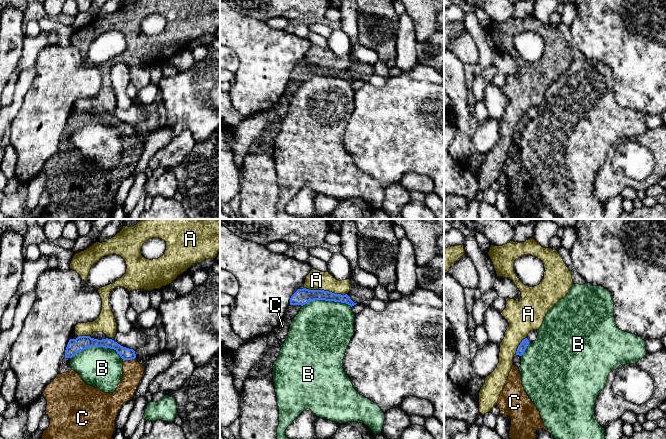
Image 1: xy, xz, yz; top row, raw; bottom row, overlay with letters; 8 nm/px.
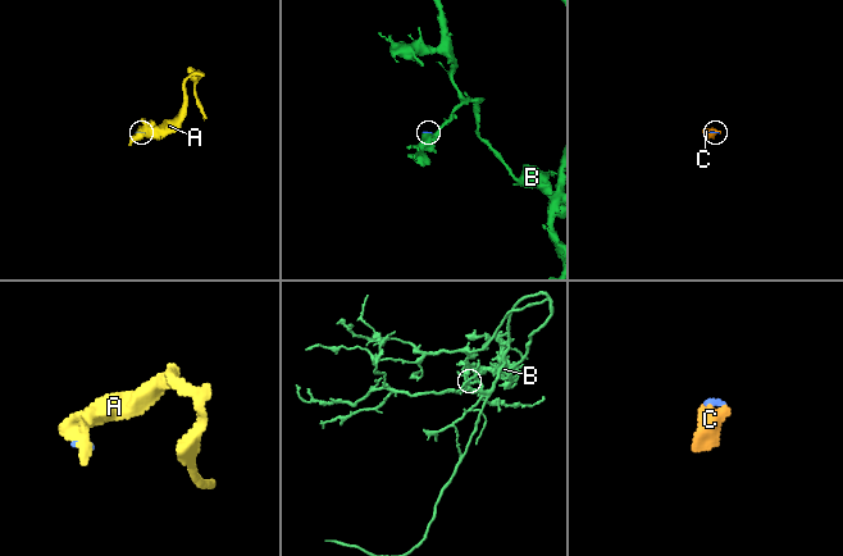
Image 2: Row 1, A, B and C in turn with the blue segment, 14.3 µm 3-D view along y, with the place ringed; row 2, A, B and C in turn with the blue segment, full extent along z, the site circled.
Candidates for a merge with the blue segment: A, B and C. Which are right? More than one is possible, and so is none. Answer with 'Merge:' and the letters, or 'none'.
Merge: C

